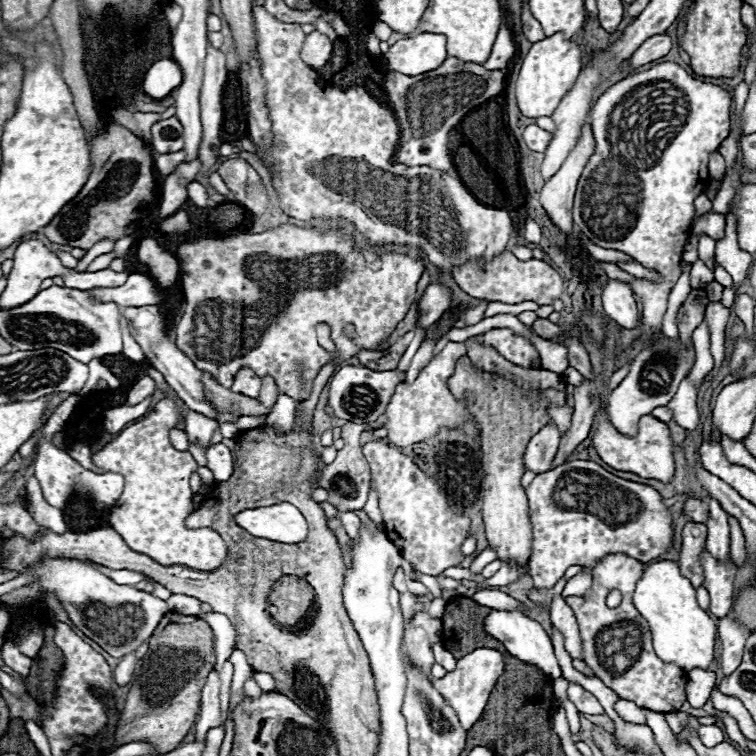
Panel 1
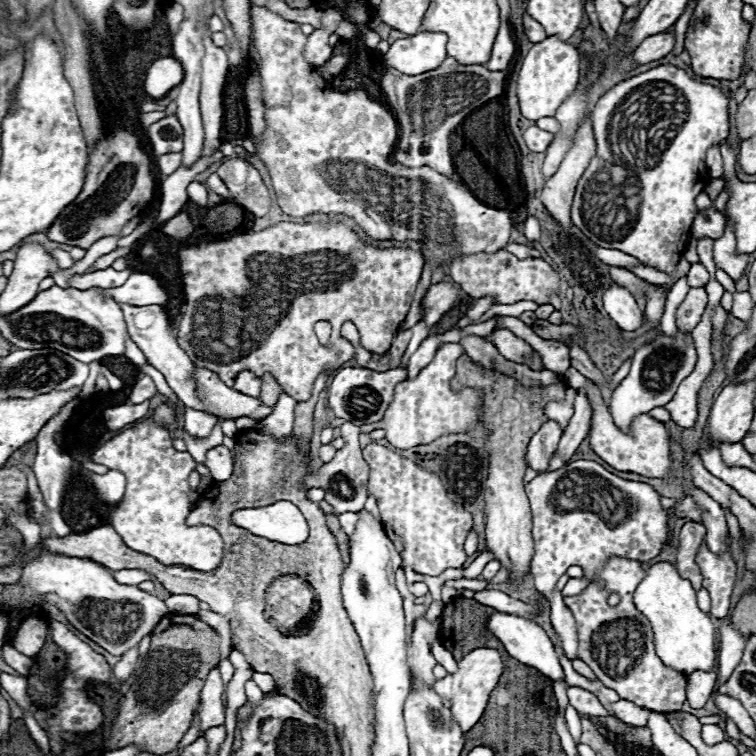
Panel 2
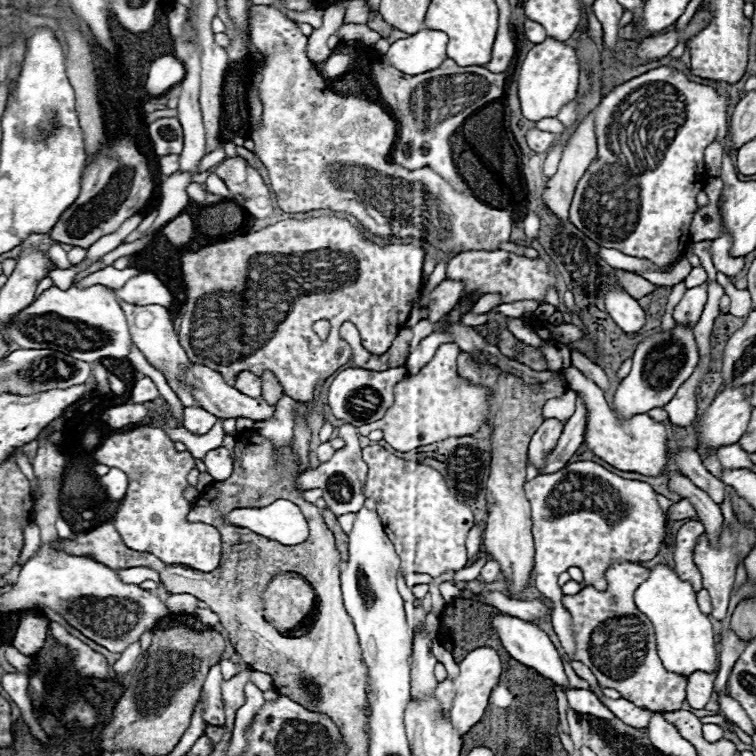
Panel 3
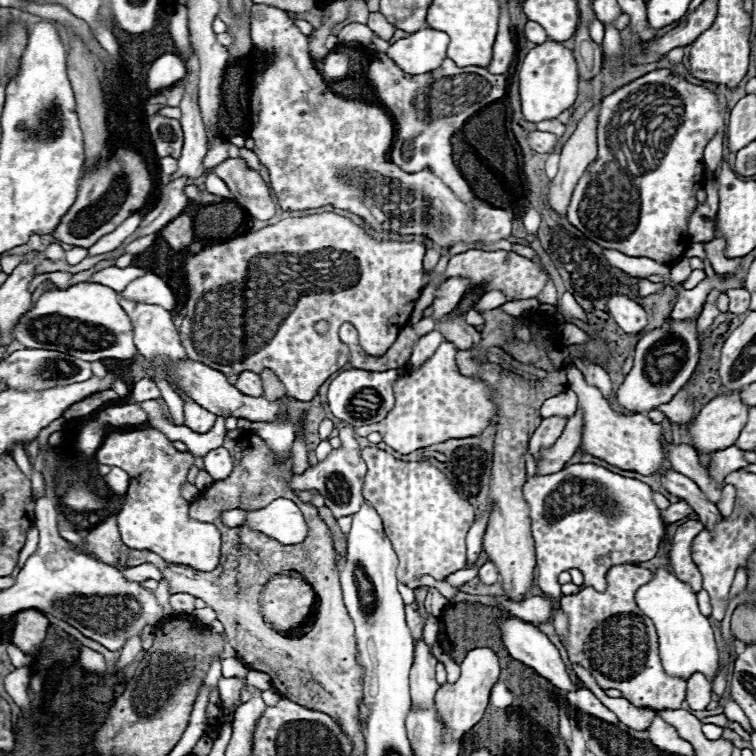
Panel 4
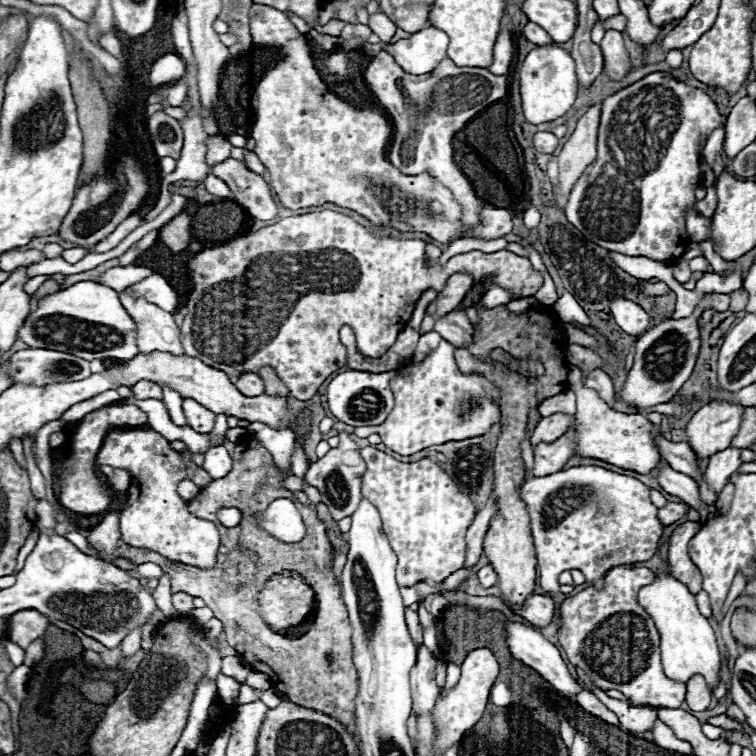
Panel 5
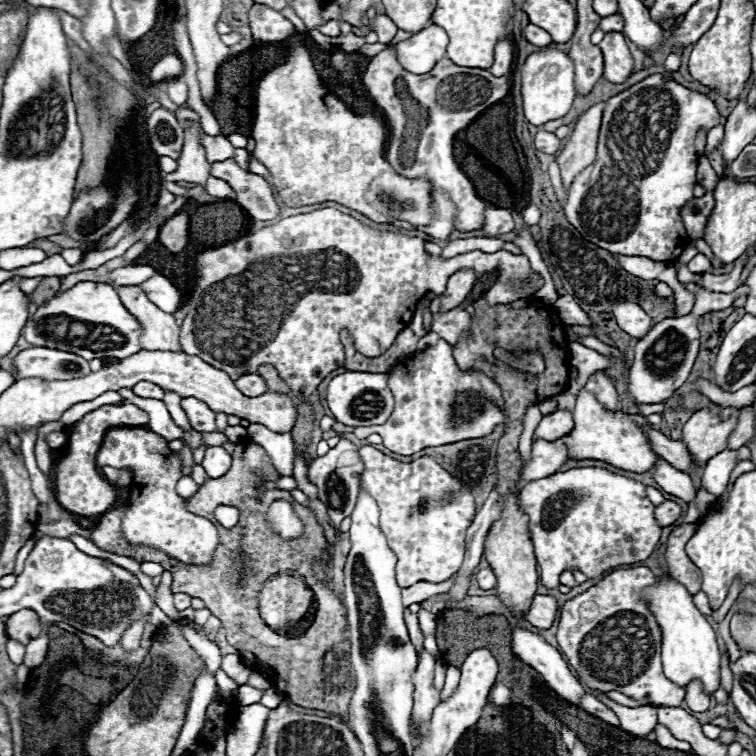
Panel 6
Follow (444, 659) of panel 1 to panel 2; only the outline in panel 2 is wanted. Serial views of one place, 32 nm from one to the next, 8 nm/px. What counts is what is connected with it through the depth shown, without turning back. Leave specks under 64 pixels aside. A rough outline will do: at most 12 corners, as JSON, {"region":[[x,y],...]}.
{"region":[[432,644],[432,654],[448,672],[456,672],[456,660],[442,644]]}

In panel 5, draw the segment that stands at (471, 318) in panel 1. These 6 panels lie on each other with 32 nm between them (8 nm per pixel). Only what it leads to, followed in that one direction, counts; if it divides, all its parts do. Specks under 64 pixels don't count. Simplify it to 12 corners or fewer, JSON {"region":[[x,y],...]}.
{"region":[[490,288],[482,296],[484,308],[508,304],[512,296],[504,288]]}

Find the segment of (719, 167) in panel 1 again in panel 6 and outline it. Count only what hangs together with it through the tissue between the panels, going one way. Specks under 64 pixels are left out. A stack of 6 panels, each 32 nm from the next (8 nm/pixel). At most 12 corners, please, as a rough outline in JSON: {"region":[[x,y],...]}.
{"region":[[718,124],[708,132],[704,156],[718,150],[724,126]]}

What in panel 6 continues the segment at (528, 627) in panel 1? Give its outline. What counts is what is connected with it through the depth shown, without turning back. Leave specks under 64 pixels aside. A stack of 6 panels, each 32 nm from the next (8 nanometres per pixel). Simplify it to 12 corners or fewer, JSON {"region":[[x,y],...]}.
{"region":[[512,626],[512,652],[564,700],[584,686],[540,634]]}

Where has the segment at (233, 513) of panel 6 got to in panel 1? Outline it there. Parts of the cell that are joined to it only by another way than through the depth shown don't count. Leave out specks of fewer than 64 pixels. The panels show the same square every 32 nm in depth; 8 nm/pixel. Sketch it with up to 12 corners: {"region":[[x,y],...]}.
{"region":[[292,504],[244,510],[235,522],[252,536],[296,544],[308,534]]}

